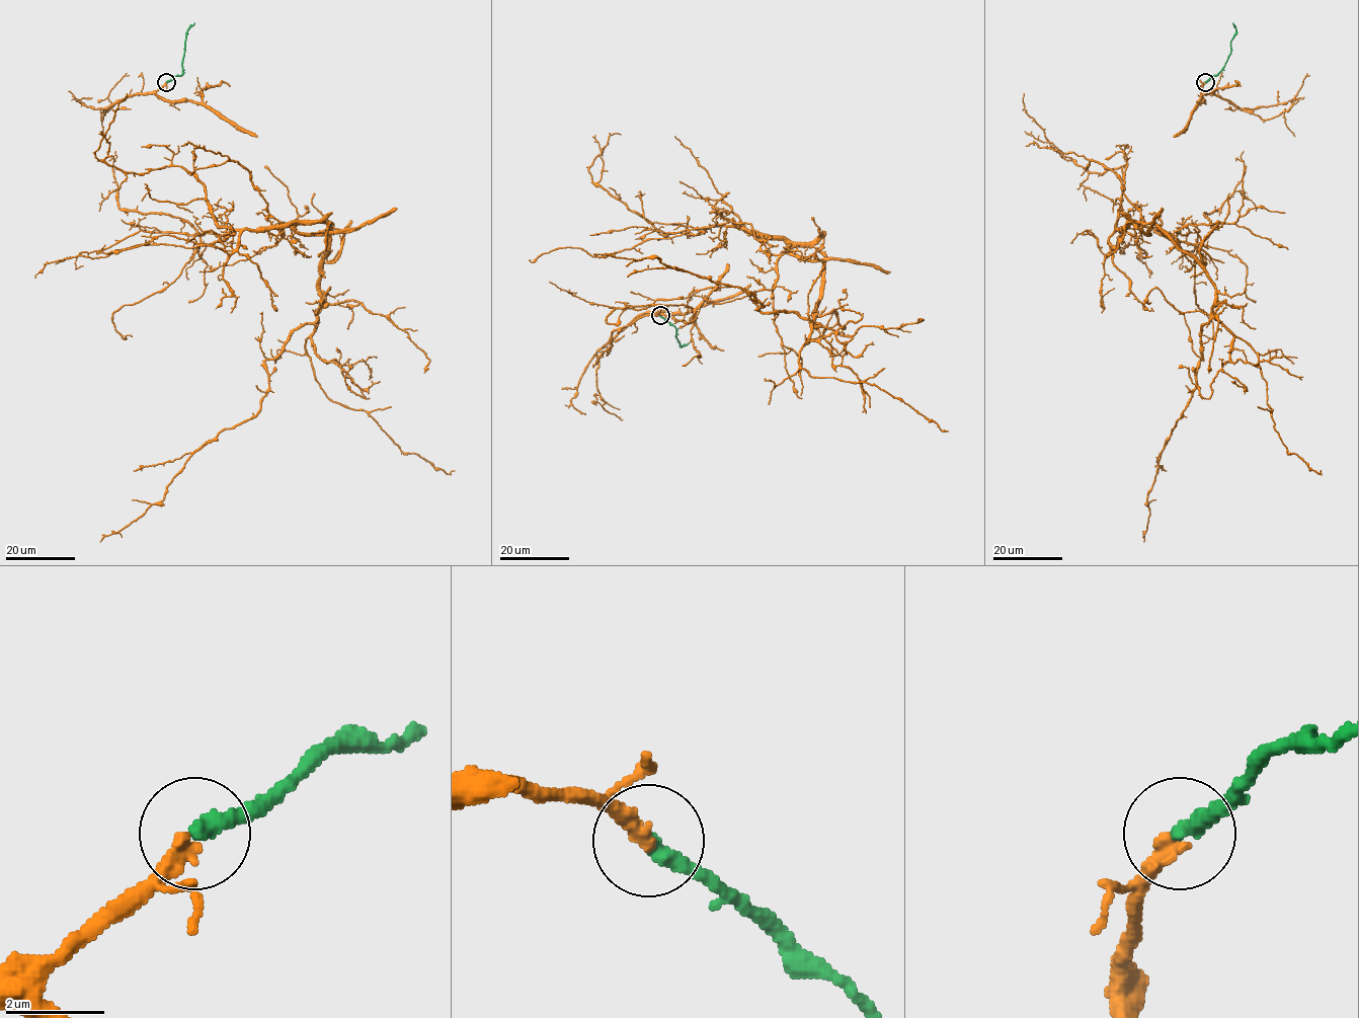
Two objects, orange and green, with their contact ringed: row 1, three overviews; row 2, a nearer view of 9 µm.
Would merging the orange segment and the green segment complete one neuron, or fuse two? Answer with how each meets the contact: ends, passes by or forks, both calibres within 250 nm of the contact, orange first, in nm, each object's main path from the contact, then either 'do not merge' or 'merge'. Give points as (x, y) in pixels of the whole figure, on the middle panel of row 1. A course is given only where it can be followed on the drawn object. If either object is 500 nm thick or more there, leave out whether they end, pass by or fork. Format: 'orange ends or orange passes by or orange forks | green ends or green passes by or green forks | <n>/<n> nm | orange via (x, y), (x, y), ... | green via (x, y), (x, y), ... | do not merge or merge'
orange ends | green ends | 320/360 nm | orange via (660, 315), (595, 374), (616, 329), (772, 290), (794, 247), (824, 257), (814, 326), (655, 257), (593, 253) | green via (660, 315), (672, 326), (681, 345), (689, 343) | merge

